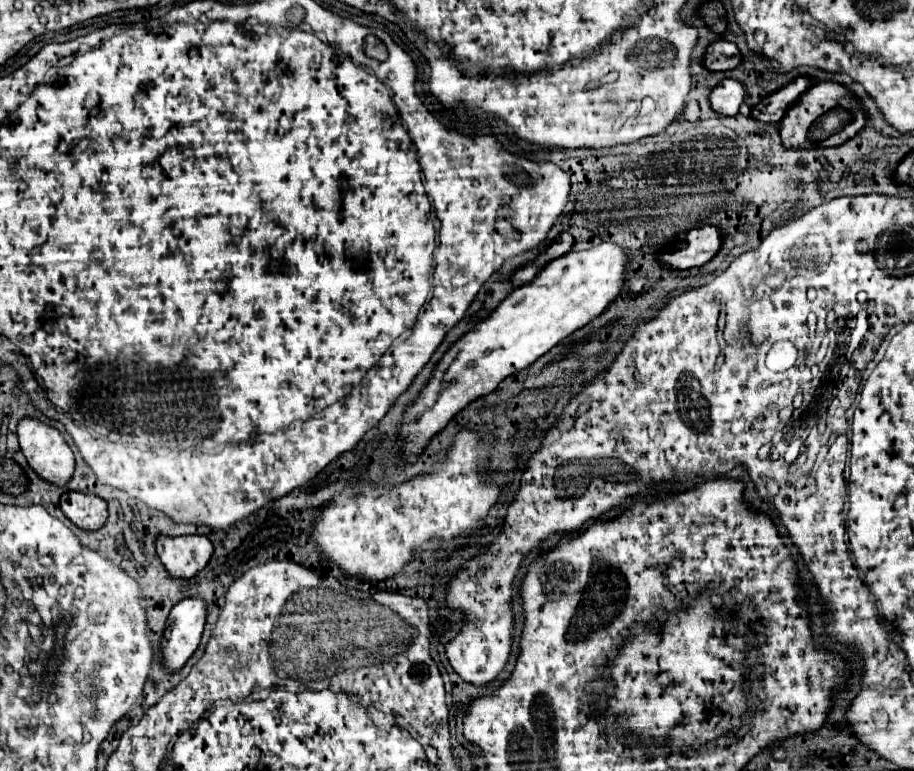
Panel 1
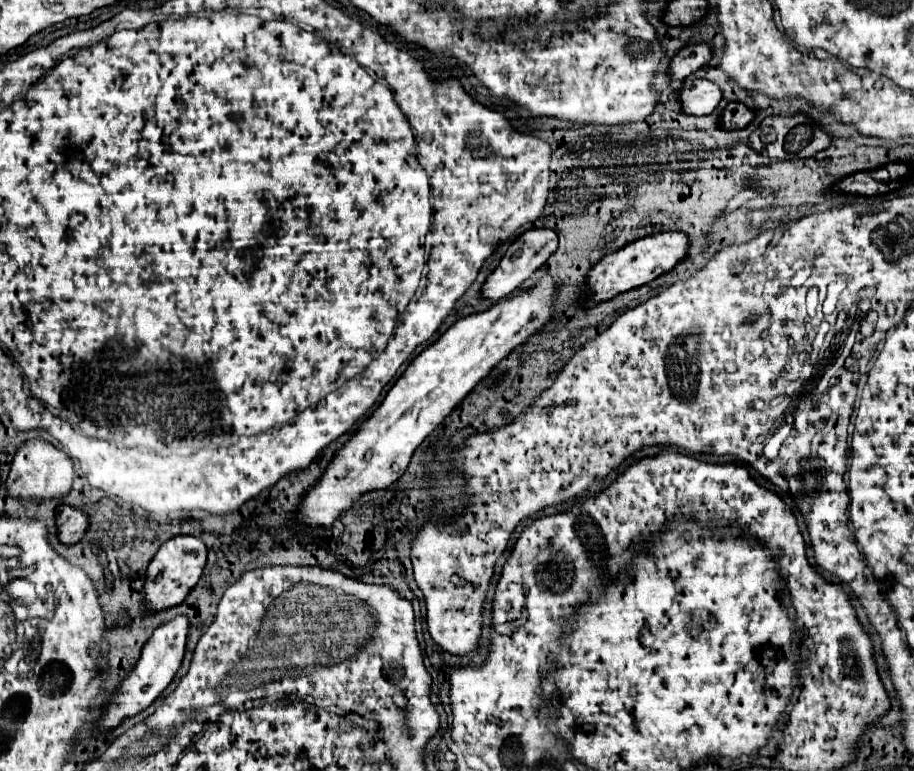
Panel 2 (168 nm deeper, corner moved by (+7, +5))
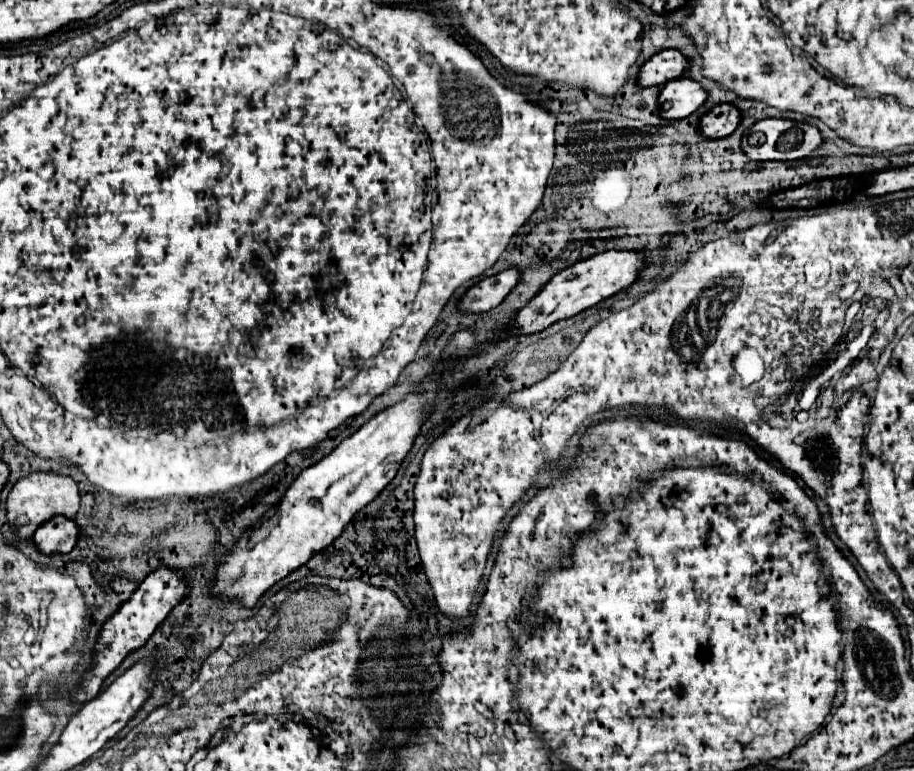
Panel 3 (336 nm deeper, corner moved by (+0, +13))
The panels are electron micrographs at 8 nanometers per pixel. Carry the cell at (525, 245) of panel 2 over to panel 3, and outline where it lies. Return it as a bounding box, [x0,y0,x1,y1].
[458,269,518,313]

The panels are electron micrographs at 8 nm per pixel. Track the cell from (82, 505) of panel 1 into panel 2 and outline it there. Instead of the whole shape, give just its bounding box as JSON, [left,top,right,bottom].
[55,503,89,545]

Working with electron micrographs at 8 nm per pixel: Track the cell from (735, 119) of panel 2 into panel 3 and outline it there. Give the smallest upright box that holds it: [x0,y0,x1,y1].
[698,103,740,139]

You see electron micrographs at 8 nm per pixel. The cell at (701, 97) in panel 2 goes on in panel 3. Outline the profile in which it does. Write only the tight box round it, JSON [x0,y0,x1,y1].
[658,77,706,121]

